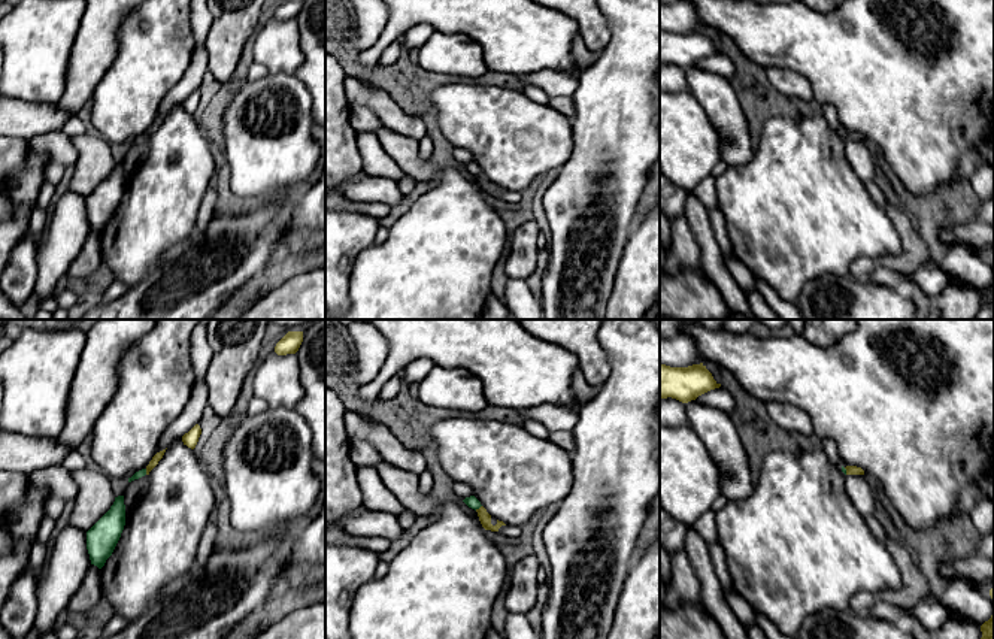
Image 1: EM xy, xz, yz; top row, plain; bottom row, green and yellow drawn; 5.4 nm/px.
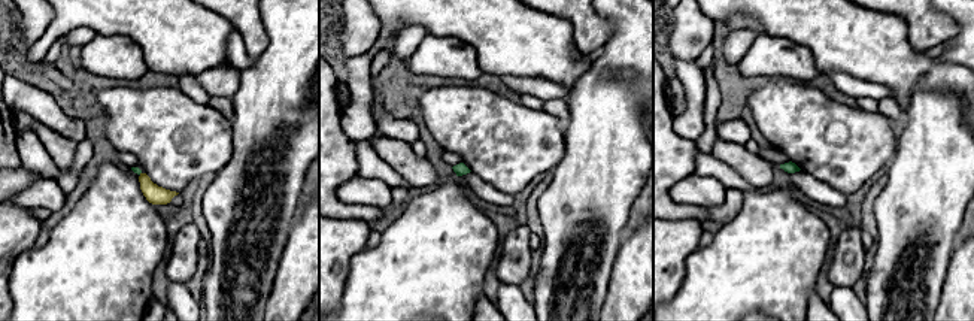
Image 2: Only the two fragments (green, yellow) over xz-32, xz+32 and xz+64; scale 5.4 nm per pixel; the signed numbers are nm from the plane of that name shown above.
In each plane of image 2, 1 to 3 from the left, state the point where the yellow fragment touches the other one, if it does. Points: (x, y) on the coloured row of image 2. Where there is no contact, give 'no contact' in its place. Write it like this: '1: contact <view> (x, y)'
1: no contact
2: no contact
3: no contact

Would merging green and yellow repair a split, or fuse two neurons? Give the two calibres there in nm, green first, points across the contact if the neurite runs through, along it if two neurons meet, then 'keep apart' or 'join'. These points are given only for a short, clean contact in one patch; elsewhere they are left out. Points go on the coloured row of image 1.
70 nm thick on the green side, 60 nm on the other; border along xz (481, 505), (475, 509); keep apart

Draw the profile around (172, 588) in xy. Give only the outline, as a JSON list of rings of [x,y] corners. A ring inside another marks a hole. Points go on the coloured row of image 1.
[[[190,570],[188,573],[173,579],[169,582],[161,591],[158,600],[170,596],[176,596],[184,587],[187,587],[193,579],[196,578],[196,573]]]

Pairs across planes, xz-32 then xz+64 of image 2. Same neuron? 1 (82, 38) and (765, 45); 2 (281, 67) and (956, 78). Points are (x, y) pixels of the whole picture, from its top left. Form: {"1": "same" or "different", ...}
{"1": "different", "2": "different"}

